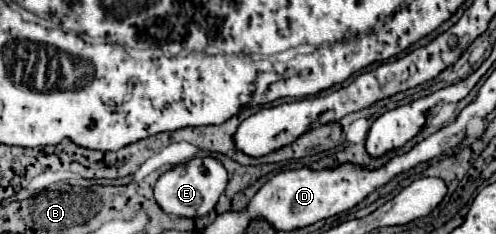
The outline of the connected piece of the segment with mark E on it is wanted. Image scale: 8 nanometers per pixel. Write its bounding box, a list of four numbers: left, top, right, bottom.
[155,158,227,218]

